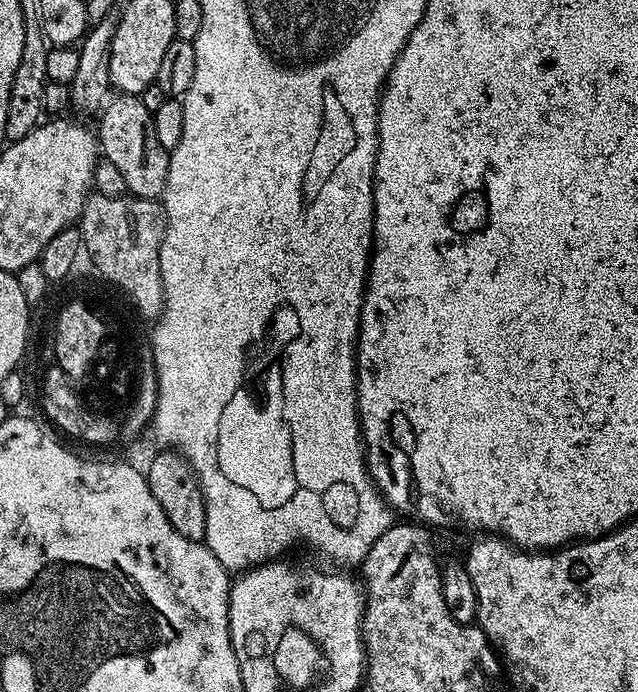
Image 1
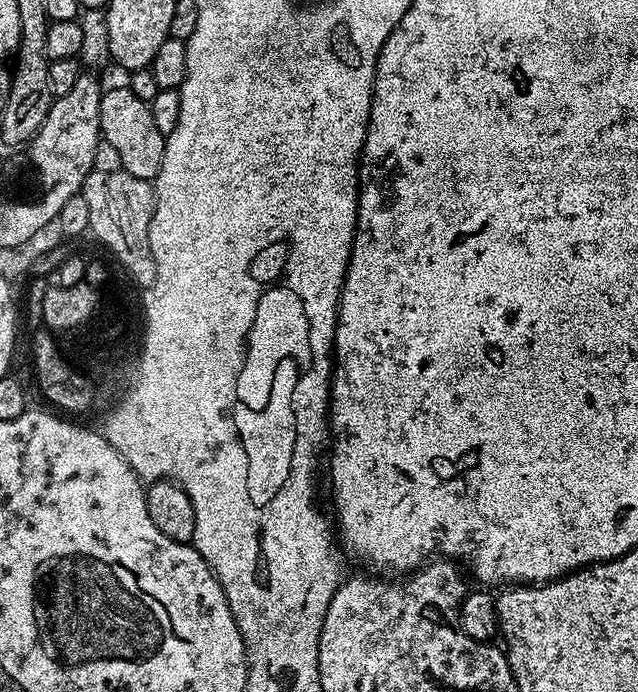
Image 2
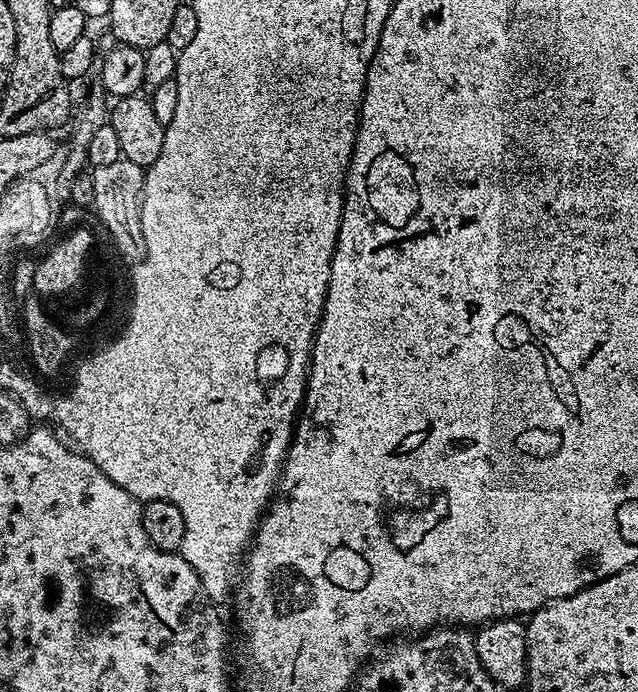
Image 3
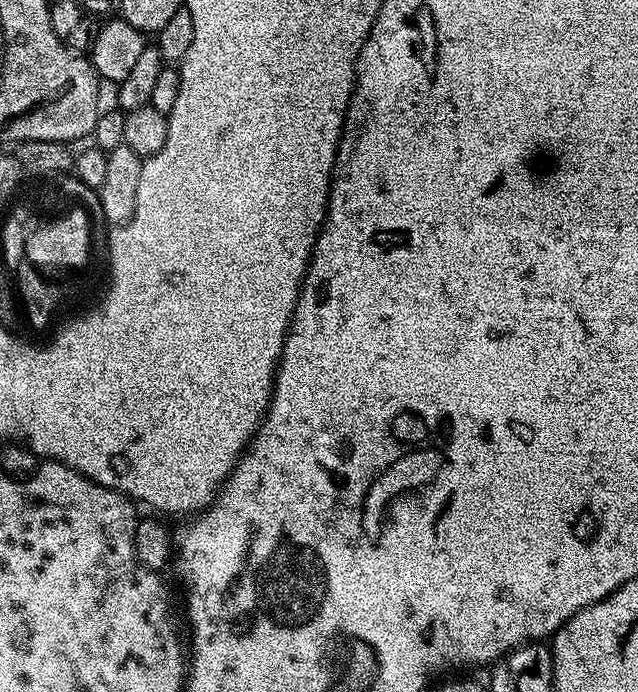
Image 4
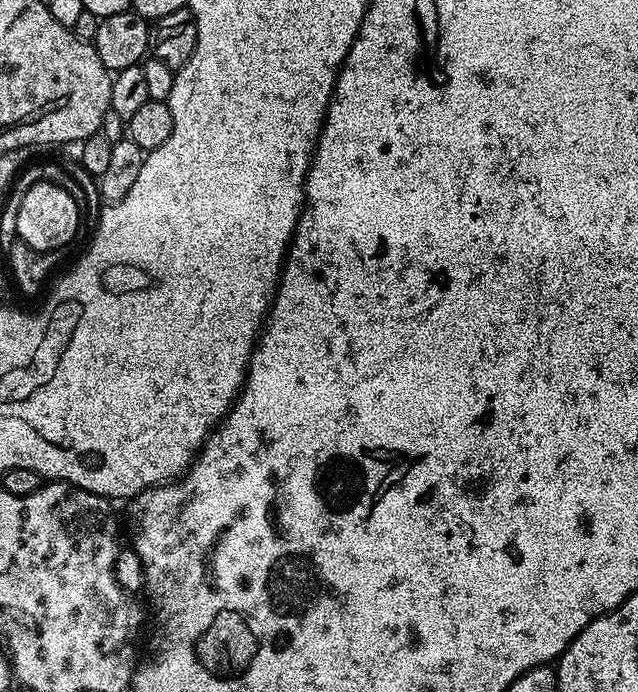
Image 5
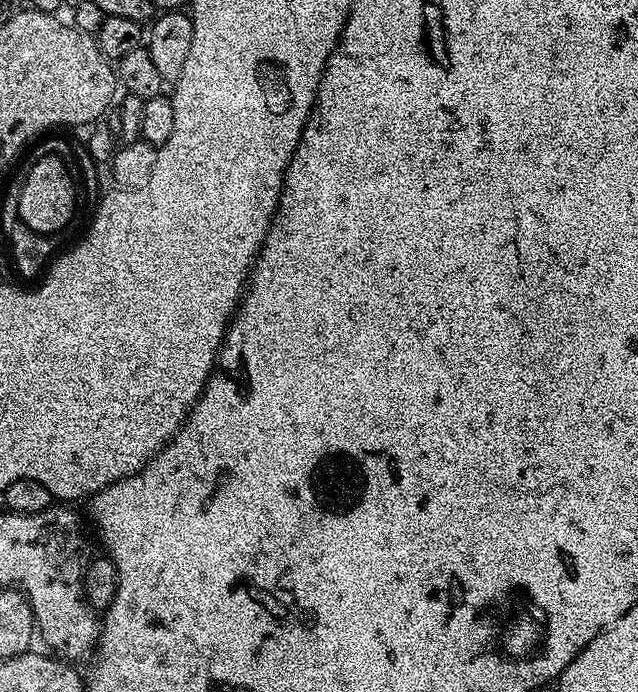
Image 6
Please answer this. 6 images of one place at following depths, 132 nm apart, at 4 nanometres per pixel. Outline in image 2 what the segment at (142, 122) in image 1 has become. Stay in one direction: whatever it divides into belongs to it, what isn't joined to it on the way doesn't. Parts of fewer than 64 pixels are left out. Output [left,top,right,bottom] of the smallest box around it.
[100,86,165,181]

